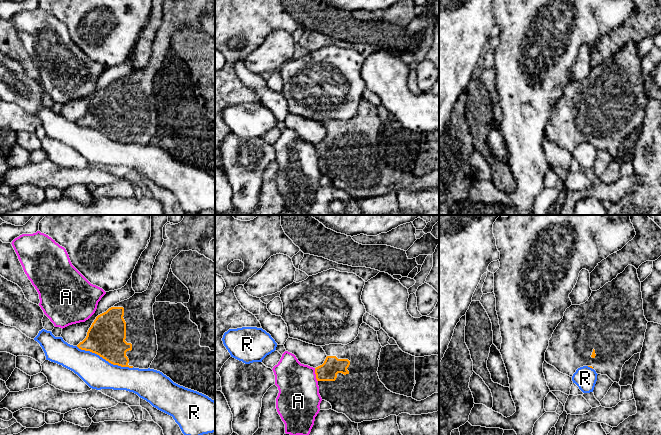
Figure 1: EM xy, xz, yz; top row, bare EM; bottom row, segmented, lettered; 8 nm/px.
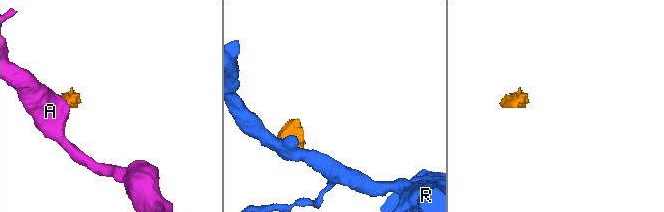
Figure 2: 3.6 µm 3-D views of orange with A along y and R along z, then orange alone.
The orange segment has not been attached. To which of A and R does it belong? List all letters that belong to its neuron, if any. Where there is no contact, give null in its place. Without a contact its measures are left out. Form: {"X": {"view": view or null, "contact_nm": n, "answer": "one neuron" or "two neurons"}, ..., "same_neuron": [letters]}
{"A": {"view": "xz", "contact_nm": 110, "answer": "two neurons"}, "R": {"view": "xy", "contact_nm": 500, "answer": "two neurons"}, "same_neuron": []}

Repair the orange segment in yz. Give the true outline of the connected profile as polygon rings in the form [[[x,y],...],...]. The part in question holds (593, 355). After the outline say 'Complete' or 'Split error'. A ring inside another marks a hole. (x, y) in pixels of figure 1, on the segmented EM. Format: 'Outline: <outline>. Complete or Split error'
Outline: [[[628,265],[611,282],[592,291],[585,303],[566,309],[549,340],[545,361],[570,377],[578,368],[588,366],[619,383],[625,362],[642,351],[647,323],[637,269]]]. Split error

